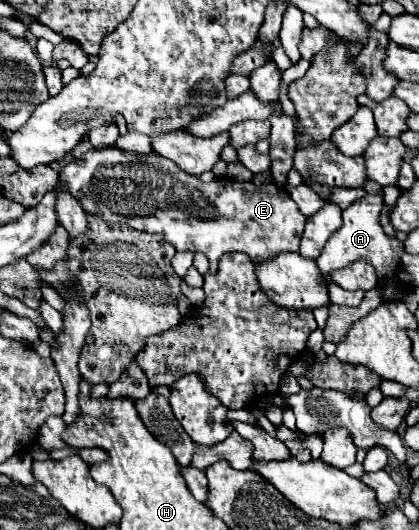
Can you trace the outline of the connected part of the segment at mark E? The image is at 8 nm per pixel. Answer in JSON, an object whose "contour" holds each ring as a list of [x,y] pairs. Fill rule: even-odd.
{"contour":[[[92,149],[78,161],[70,161],[60,171],[60,183],[64,183],[74,197],[82,203],[82,209],[102,217],[106,223],[126,223],[132,229],[146,233],[160,233],[176,247],[176,251],[200,251],[210,259],[210,273],[218,271],[218,261],[224,253],[242,251],[252,261],[270,259],[282,251],[298,251],[306,217],[300,213],[286,189],[268,183],[238,183],[234,179],[218,177],[212,183],[202,183],[198,177],[182,173],[172,161],[158,157],[156,153],[134,155],[120,149]]]}

